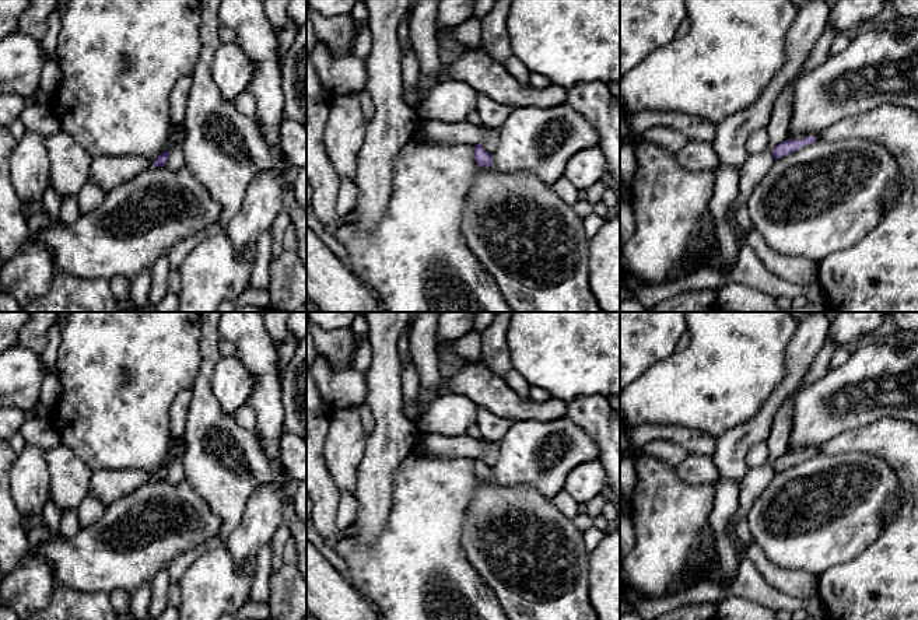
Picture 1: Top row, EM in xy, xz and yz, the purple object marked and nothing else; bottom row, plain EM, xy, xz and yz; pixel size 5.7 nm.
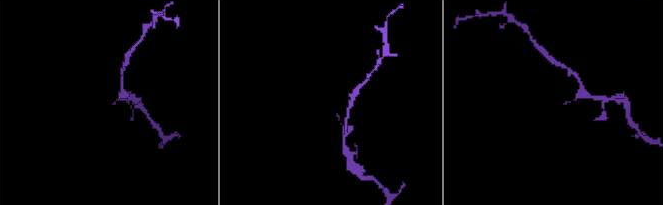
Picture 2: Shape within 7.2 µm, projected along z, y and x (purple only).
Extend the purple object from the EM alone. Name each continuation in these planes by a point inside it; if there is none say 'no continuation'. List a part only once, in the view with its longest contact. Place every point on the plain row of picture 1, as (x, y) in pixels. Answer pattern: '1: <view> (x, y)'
no continuation

